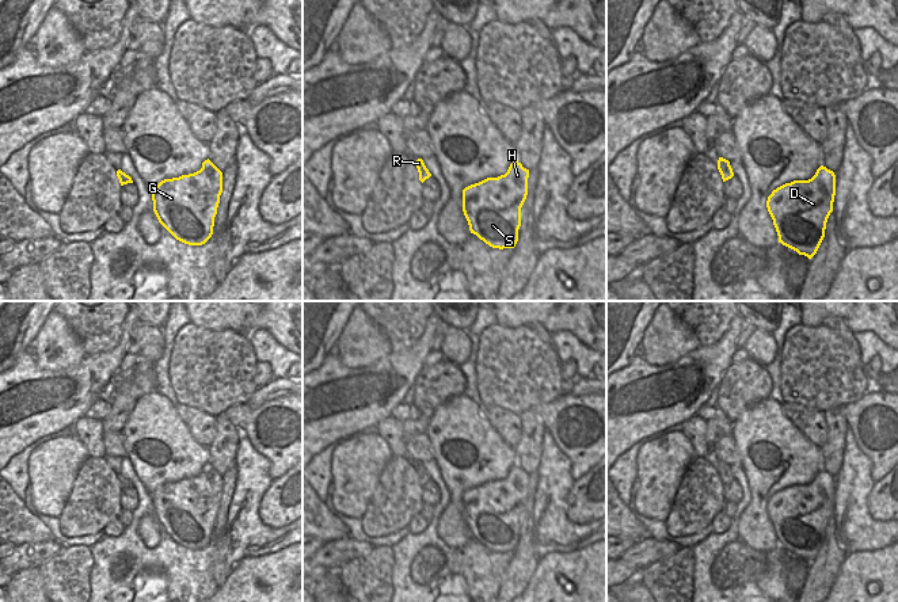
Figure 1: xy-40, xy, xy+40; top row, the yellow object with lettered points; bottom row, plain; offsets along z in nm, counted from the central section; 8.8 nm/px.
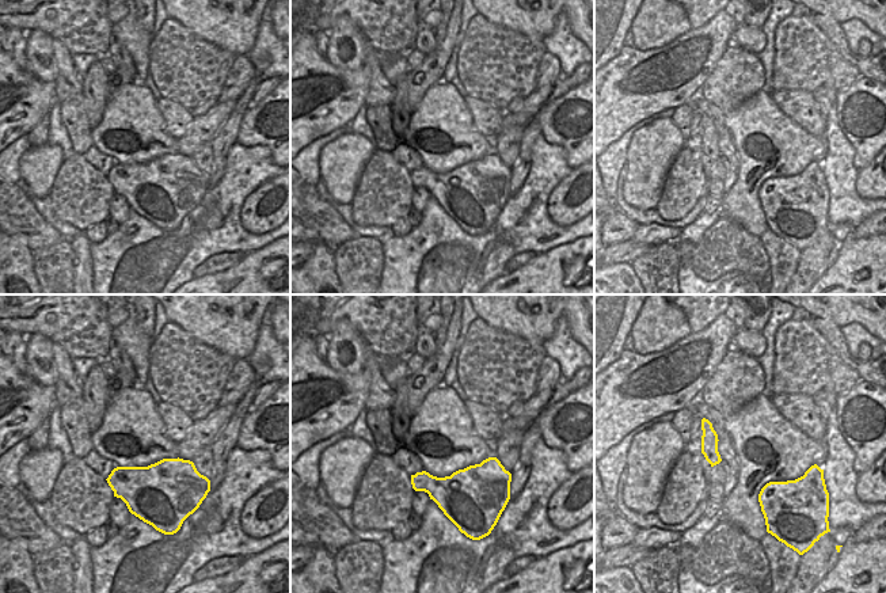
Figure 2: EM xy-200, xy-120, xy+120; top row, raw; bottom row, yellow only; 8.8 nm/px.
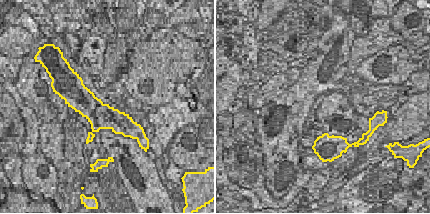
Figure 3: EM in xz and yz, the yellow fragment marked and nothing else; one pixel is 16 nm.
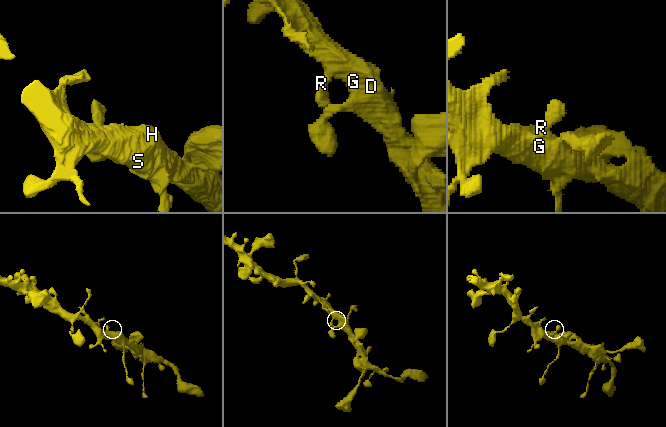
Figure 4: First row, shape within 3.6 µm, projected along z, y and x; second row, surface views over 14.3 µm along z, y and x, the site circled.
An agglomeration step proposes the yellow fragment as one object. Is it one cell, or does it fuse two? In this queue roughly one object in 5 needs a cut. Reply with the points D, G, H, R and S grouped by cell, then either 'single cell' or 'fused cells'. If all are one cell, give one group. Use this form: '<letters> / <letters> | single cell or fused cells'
D G H R S | single cell

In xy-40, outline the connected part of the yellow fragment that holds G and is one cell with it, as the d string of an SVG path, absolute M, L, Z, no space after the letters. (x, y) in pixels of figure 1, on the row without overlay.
M209 462L199 475L164 483L151 496L159 526L176 544L202 549L212 541L222 476Z

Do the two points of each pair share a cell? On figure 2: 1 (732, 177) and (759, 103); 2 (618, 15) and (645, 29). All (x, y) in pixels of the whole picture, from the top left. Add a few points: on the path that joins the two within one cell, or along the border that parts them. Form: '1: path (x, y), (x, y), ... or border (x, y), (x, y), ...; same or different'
1: border (737, 170), (737, 178), (726, 193); different
2: border (637, 14), (630, 29); different

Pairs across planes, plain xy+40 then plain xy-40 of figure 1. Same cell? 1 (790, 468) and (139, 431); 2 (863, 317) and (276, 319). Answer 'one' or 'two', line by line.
1: one
2: one

